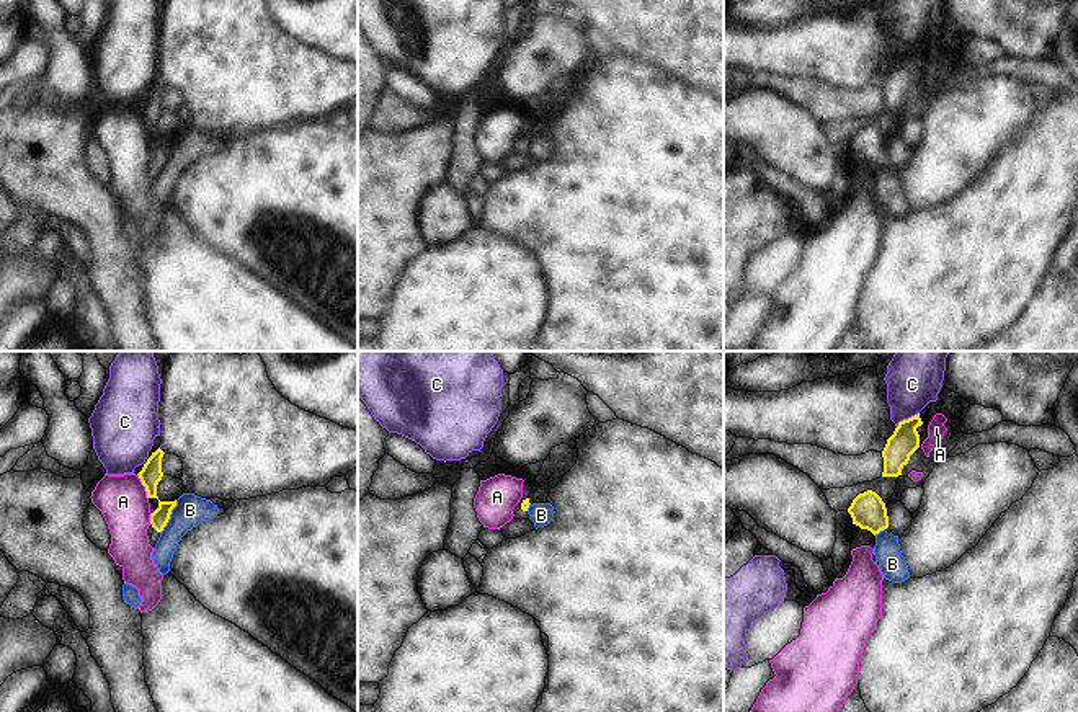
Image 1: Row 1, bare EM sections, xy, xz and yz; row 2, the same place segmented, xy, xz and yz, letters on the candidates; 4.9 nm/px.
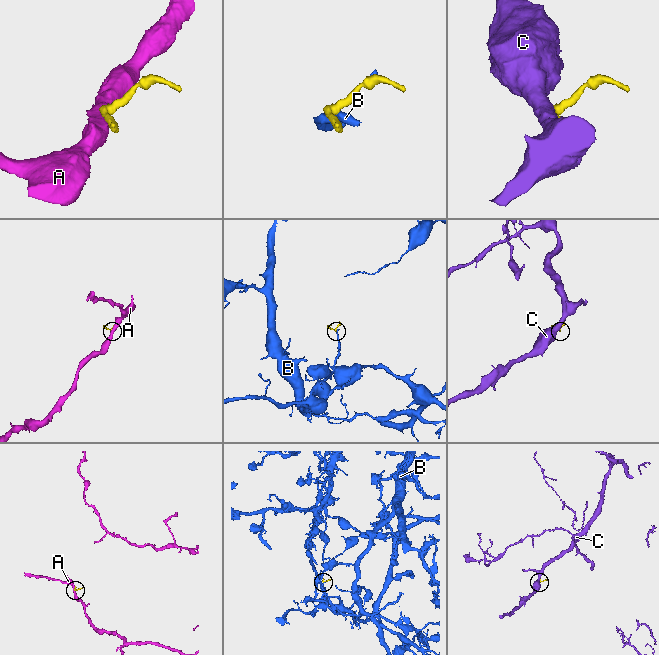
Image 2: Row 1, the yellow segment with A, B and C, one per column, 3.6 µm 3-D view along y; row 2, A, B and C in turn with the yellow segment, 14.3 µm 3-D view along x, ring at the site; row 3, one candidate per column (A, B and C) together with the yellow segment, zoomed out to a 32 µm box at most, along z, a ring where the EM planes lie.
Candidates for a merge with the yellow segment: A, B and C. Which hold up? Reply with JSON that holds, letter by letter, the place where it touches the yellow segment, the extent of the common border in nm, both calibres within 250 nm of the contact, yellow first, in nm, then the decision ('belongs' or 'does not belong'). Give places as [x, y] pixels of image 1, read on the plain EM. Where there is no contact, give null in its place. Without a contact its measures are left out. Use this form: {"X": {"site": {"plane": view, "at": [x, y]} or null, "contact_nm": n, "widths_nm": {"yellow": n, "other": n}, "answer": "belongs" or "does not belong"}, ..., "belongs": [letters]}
{"A": {"site": {"plane": "xy", "at": [144, 120]}, "contact_nm": 140, "widths_nm": {"yellow": 110, "other": 240}, "answer": "does not belong"}, "B": {"site": {"plane": "xy", "at": [169, 151]}, "contact_nm": 190, "widths_nm": {"yellow": 110, "other": 150}, "answer": "does not belong"}, "C": {"site": {"plane": "yz", "at": [908, 53]}, "contact_nm": 130, "widths_nm": {"yellow": 140, "other": 220}, "answer": "does not belong"}, "belongs": []}

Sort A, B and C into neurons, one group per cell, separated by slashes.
A / B / C

